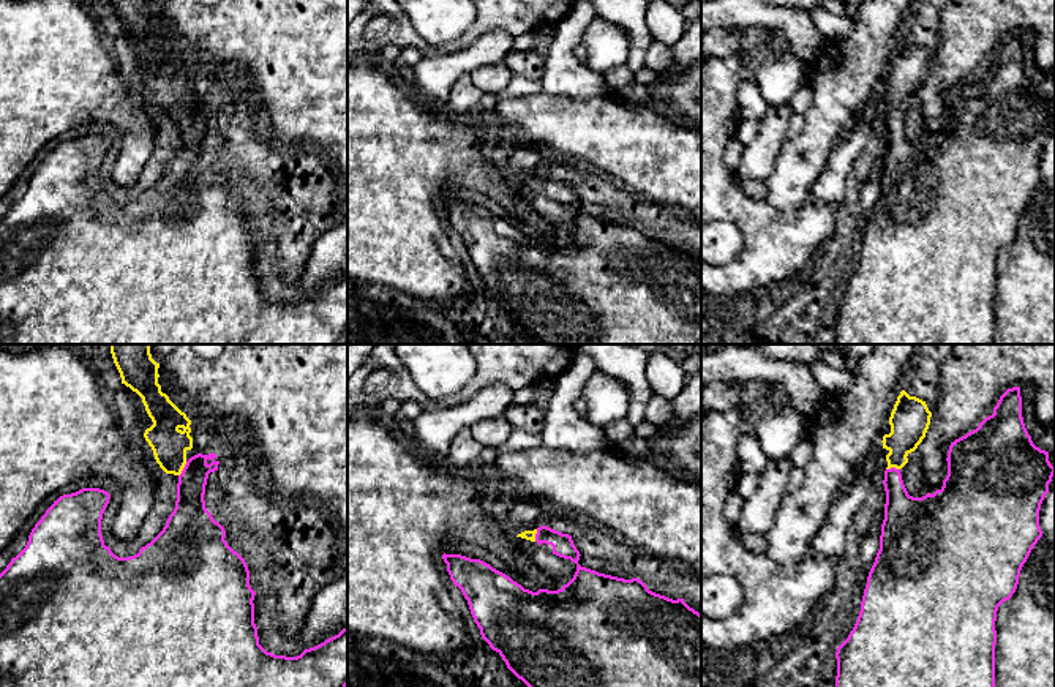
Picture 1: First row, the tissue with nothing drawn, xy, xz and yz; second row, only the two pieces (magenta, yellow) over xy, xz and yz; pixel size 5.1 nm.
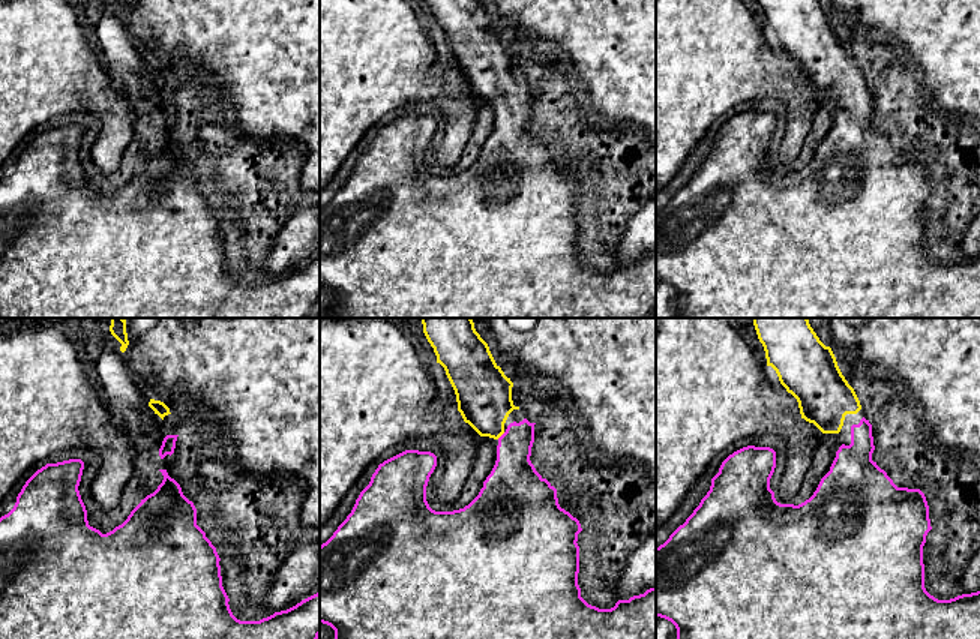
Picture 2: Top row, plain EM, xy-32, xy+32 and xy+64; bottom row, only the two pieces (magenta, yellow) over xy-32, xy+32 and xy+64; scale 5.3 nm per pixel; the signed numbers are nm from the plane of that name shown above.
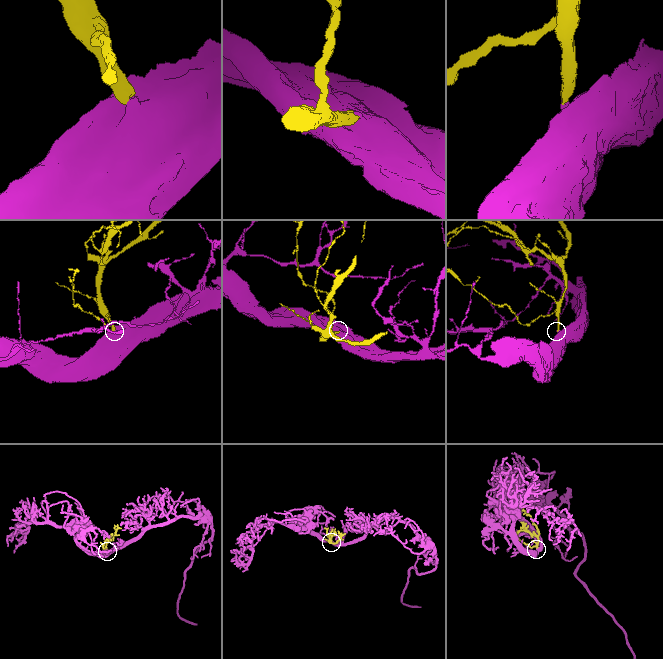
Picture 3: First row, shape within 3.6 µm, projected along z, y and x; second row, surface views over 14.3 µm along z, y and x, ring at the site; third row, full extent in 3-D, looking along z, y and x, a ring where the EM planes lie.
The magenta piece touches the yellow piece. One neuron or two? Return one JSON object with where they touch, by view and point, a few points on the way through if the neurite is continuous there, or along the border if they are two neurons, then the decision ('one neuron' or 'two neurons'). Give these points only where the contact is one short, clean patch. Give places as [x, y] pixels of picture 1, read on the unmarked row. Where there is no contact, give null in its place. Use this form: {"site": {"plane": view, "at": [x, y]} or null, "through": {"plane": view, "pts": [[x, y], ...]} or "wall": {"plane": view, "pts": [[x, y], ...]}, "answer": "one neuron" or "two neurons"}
{"site": {"plane": "xy", "at": [183, 116]}, "through": {"plane": "xy", "pts": [[190, 163], [190, 122], [183, 116], [171, 103], [169, 90]]}, "answer": "one neuron"}

